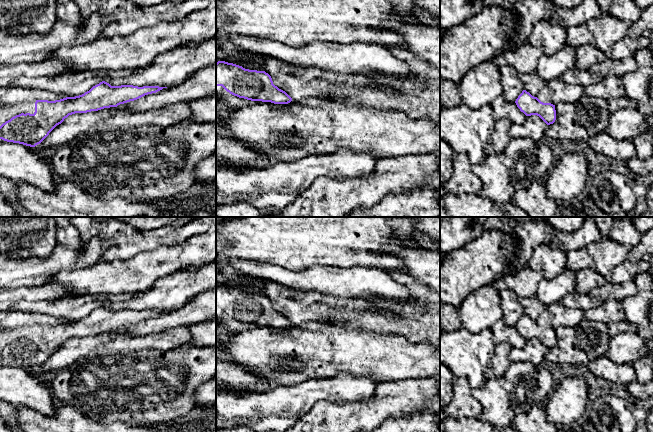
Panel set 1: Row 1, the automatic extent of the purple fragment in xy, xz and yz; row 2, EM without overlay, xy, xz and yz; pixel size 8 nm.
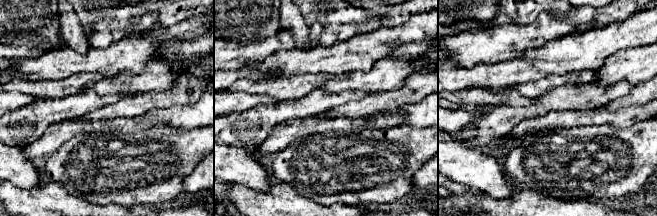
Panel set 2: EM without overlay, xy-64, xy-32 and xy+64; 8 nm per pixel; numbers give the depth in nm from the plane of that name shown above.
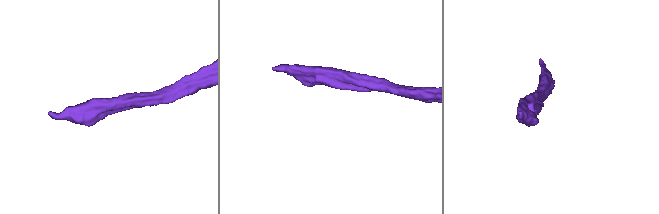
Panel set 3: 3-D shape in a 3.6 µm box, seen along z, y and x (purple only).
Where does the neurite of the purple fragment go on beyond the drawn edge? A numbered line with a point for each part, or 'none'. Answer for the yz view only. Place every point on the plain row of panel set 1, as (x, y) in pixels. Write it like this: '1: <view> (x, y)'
none

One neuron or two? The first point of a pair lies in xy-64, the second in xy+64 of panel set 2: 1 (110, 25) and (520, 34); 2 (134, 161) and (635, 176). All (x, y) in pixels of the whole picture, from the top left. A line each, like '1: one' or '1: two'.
1: two
2: one

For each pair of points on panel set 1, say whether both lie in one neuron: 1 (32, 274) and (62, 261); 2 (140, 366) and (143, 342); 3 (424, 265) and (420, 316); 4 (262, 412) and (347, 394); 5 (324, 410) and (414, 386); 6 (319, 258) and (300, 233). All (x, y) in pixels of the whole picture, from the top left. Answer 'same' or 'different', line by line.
1: same
2: different
3: different
4: same
5: same
6: same

